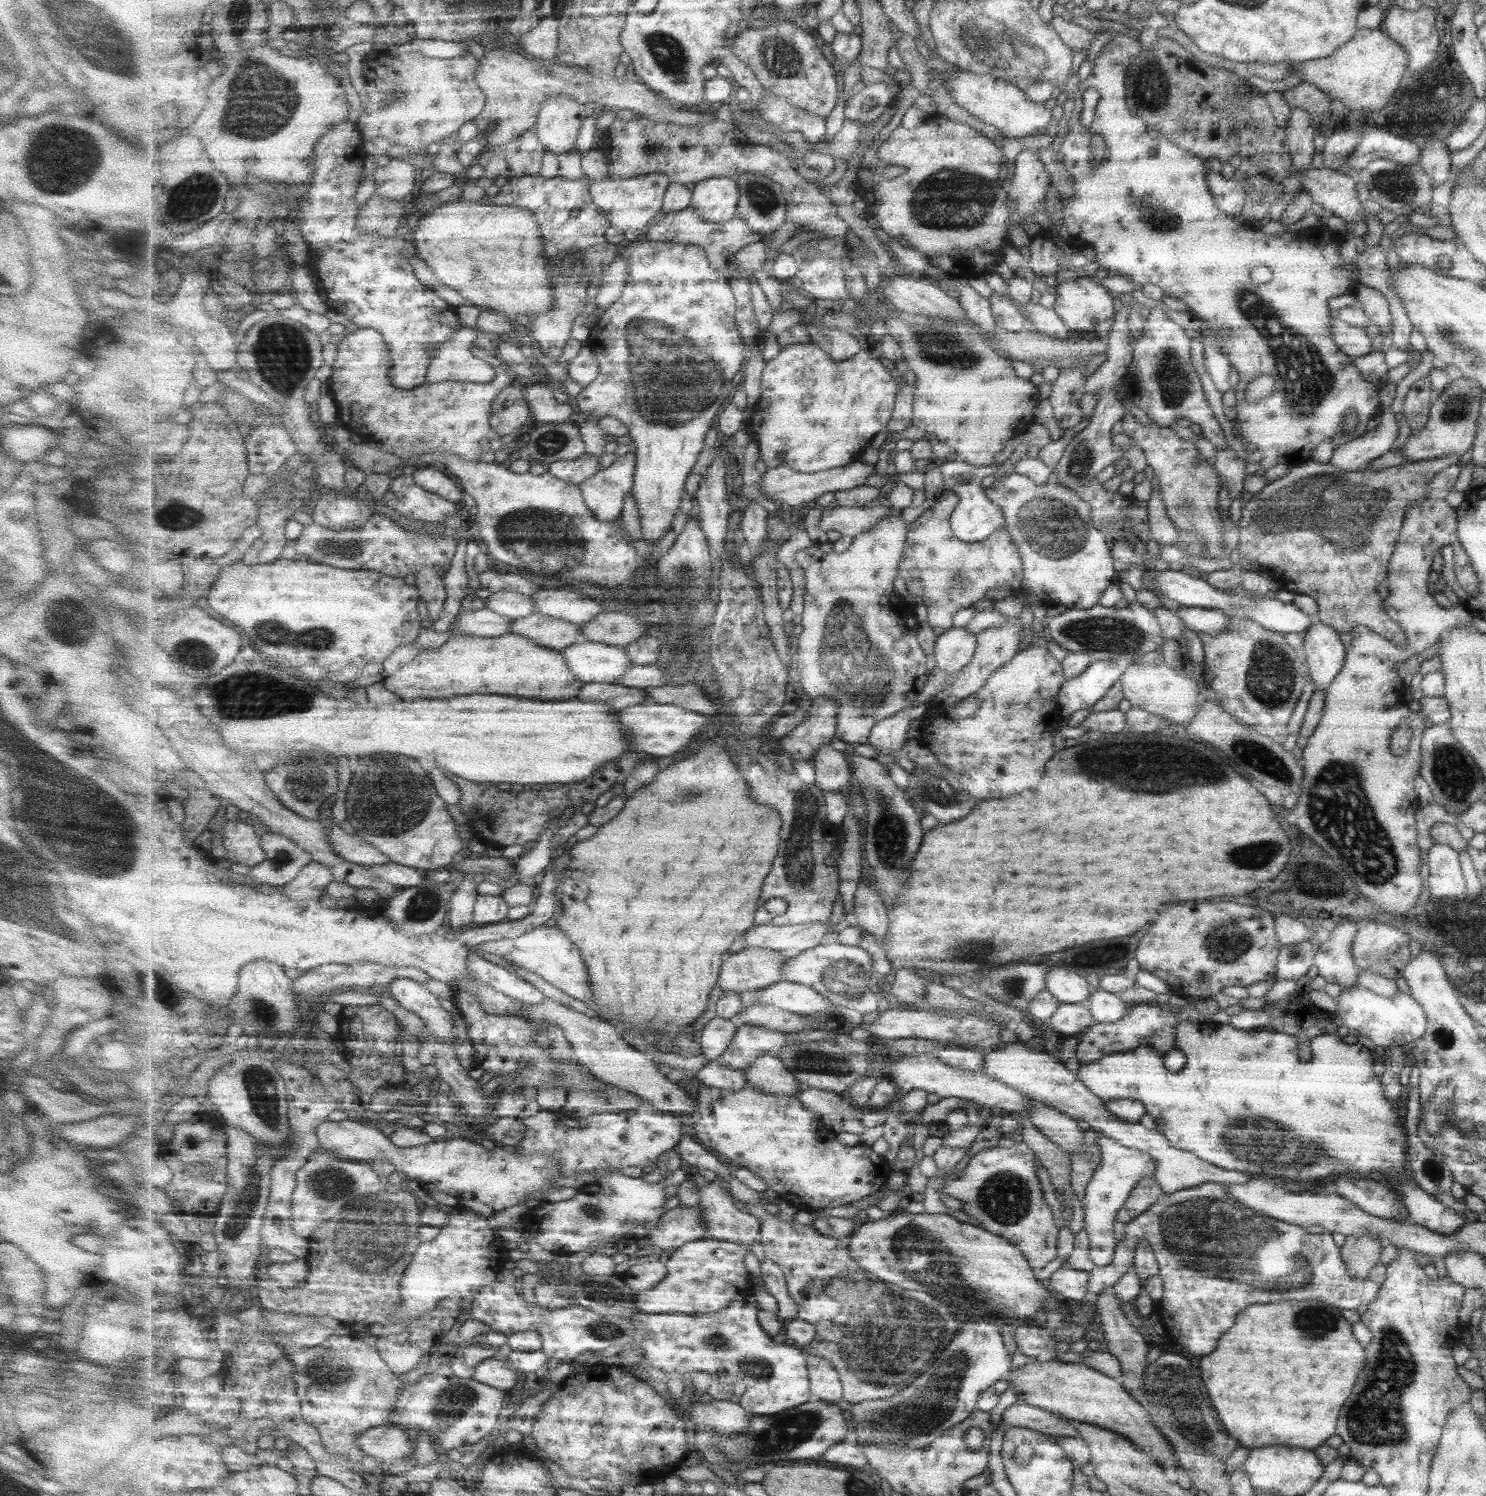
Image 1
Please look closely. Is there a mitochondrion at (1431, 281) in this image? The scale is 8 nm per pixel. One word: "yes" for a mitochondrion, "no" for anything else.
no

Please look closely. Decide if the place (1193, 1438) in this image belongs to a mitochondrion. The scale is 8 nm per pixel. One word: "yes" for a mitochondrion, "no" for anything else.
no

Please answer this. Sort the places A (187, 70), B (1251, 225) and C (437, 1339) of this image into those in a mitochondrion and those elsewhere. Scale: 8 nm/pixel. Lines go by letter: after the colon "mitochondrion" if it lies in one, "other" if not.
A: other
B: other
C: other

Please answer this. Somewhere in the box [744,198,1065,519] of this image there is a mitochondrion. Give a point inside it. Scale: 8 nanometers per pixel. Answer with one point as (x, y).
(938, 345)

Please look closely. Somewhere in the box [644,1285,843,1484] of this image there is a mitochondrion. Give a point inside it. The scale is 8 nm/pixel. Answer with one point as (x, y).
(780, 1435)

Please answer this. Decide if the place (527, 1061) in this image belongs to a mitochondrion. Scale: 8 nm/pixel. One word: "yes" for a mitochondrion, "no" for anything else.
yes

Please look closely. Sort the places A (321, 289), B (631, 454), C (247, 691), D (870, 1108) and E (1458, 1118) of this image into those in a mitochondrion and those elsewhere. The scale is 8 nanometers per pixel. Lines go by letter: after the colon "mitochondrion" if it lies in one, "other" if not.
A: other
B: other
C: mitochondrion
D: other
E: mitochondrion

